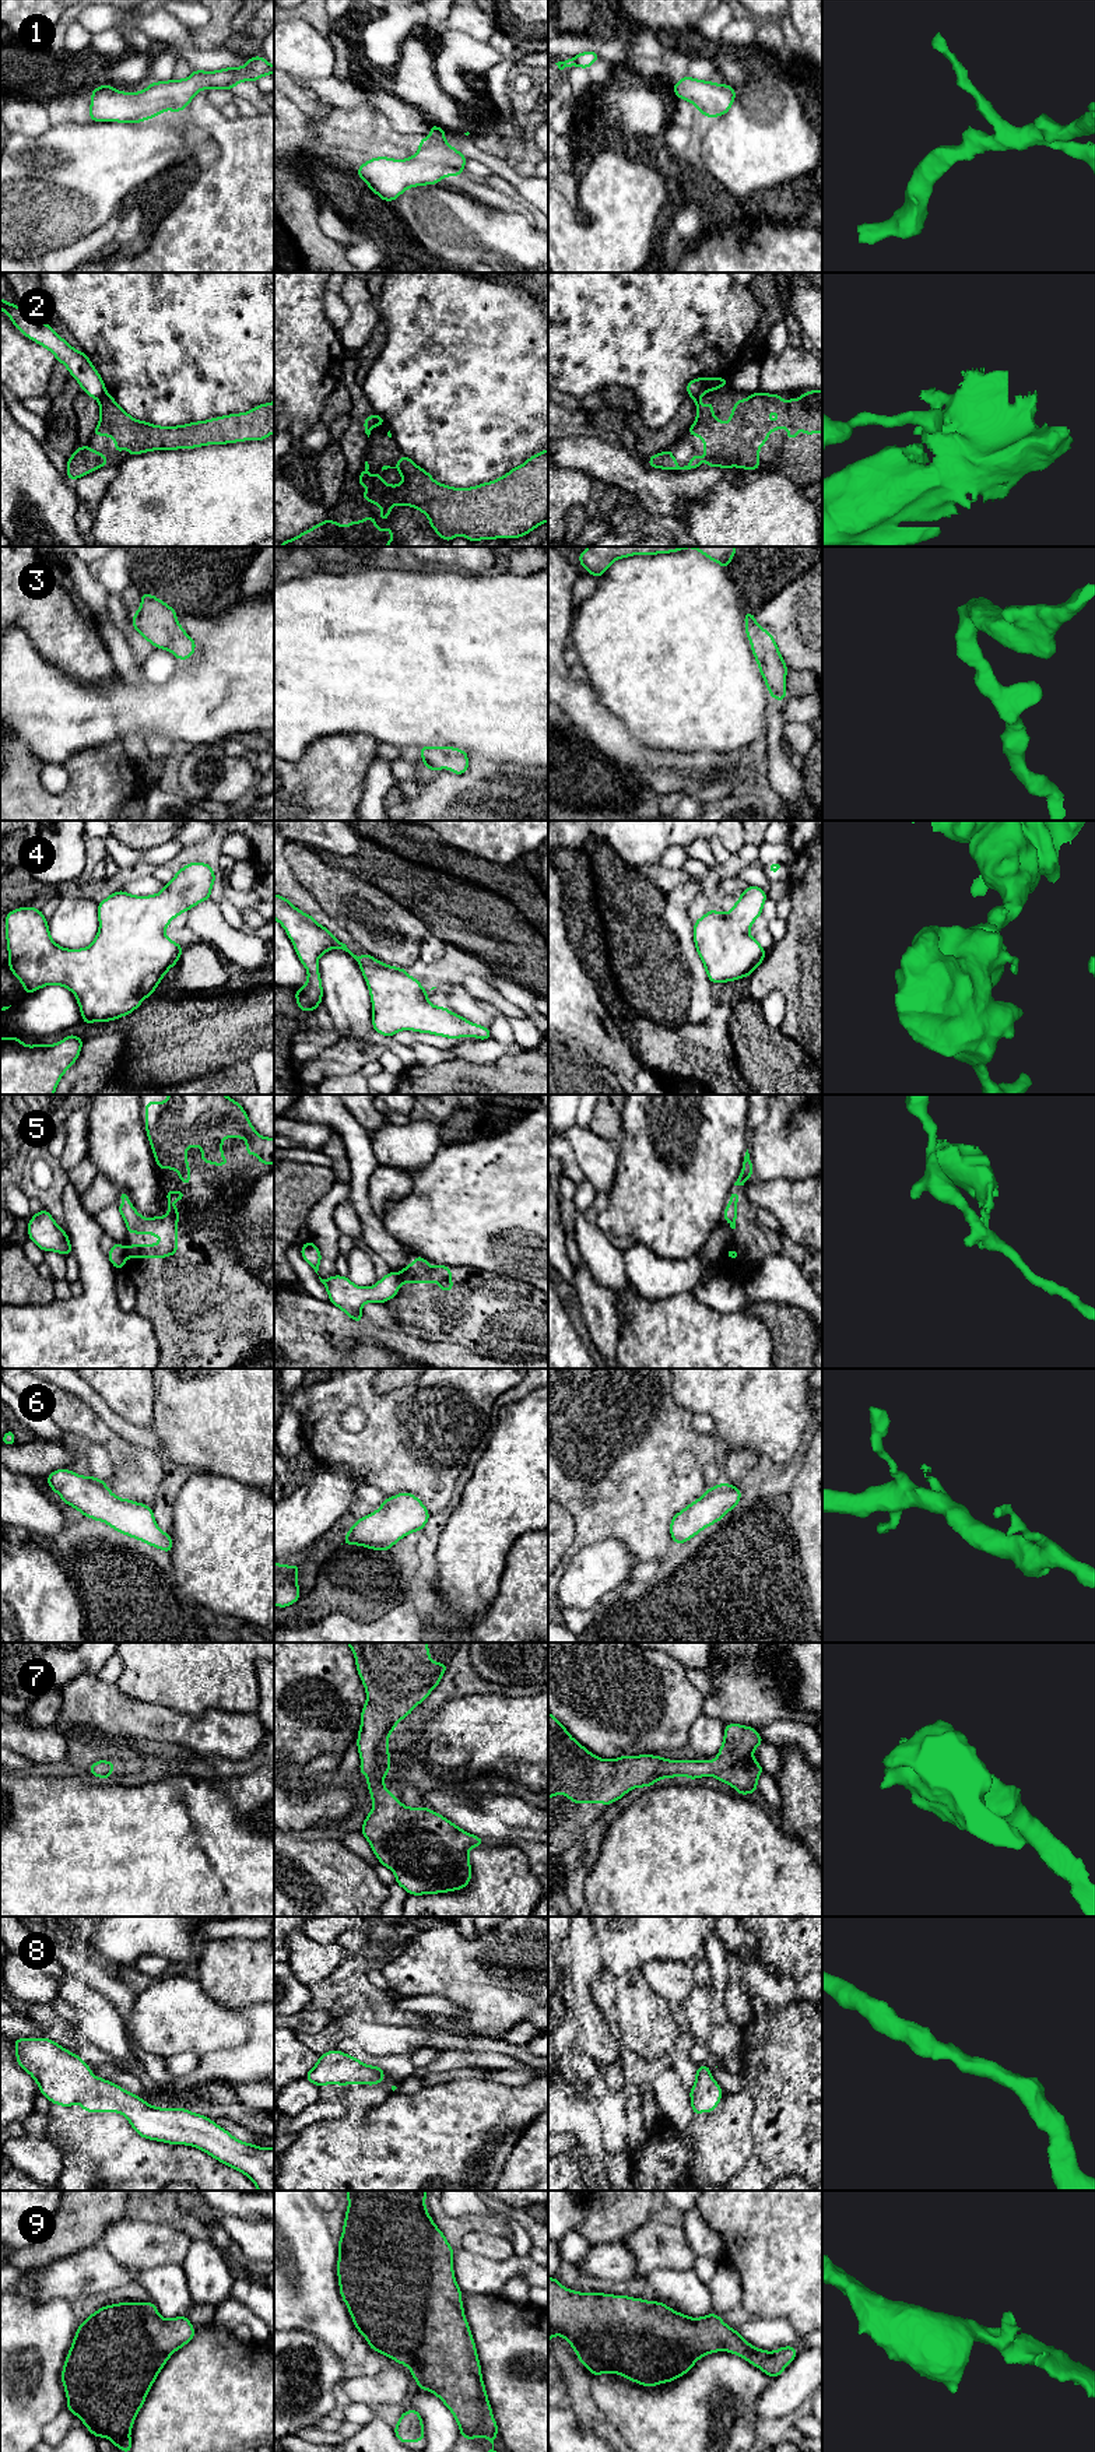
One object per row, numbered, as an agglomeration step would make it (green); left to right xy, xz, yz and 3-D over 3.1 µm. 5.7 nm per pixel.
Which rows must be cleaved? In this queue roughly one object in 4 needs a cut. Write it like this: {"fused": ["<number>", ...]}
{"fused": ["2", "5"]}

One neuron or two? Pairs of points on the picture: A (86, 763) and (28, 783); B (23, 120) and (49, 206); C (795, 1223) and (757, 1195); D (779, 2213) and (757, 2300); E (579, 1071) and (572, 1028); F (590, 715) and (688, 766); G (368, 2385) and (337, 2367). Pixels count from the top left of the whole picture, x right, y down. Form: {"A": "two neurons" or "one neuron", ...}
{"A": "one neuron", "B": "two neurons", "C": "one neuron", "D": "one neuron", "E": "two neurons", "F": "one neuron", "G": "two neurons"}

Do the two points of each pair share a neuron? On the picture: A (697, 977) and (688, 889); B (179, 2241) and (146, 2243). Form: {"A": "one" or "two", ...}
{"A": "one", "B": "one"}

